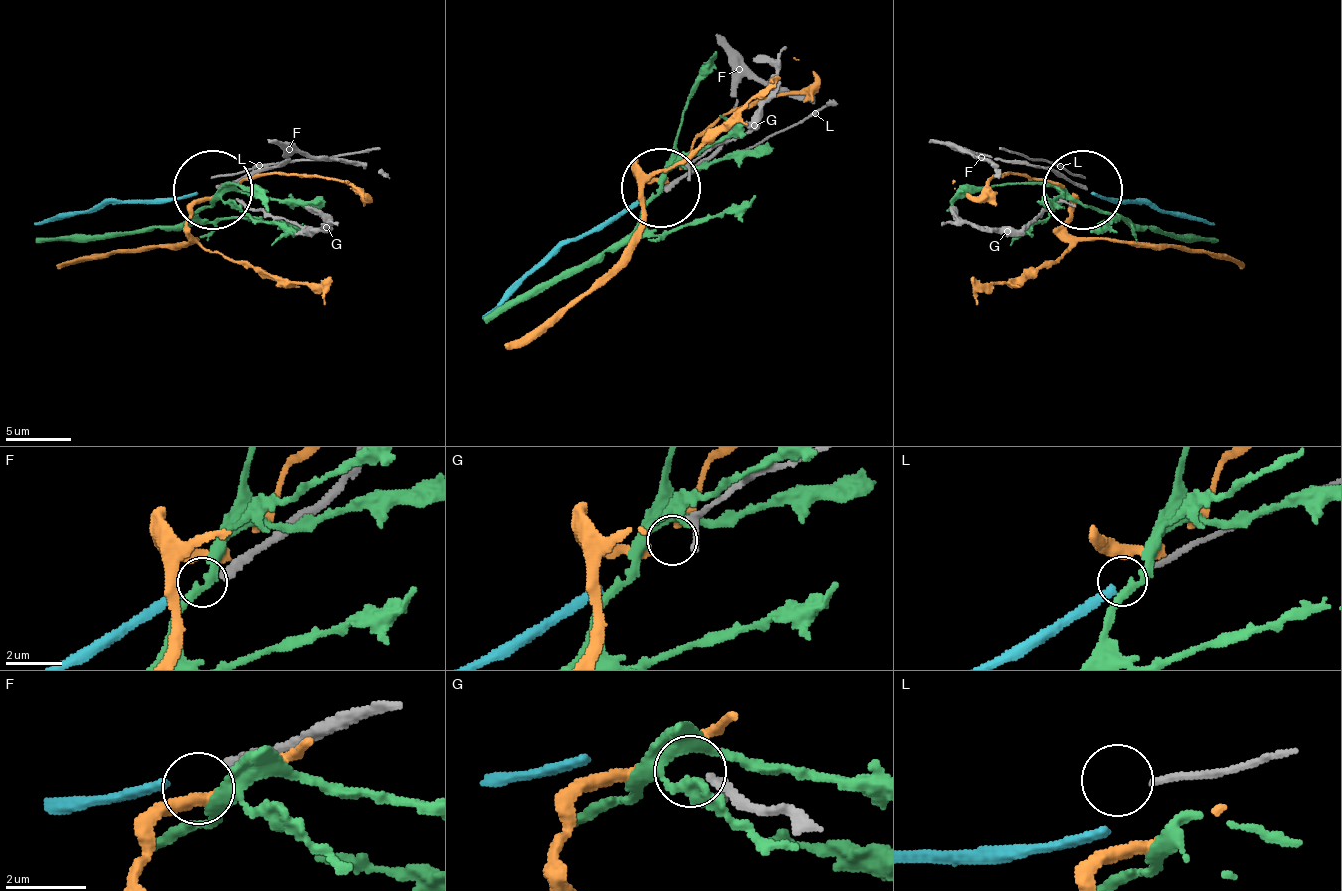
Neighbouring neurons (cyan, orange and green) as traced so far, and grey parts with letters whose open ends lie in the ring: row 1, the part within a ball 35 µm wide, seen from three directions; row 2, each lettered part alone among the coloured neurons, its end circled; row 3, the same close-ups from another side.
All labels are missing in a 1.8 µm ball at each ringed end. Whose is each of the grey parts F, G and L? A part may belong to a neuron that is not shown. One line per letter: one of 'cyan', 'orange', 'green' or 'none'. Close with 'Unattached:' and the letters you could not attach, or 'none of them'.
F: none
G: orange
L: none
Unattached: F, L

